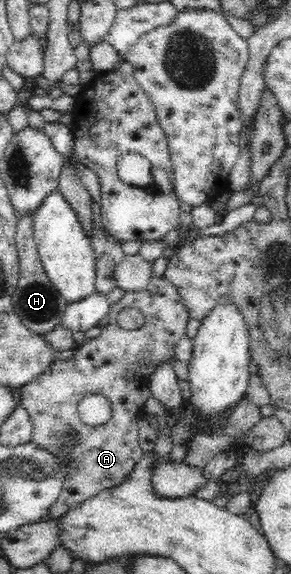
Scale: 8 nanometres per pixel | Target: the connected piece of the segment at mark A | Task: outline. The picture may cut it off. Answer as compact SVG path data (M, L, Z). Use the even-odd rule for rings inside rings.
M165 275L153 277L147 289L139 291L124 291L123 296L111 305L109 311L109 326L102 329L101 335L95 339L86 339L74 350L74 356L67 360L57 360L41 377L23 385L17 390L19 403L31 414L33 431L31 440L37 444L63 456L63 460L71 460L76 471L70 479L63 483L63 489L55 505L49 509L49 515L42 519L61 518L69 513L73 507L81 505L83 501L99 495L105 489L116 487L122 478L135 471L136 463L143 455L139 443L139 423L143 404L151 395L150 377L154 367L161 358L174 357L175 347L179 339L186 337L187 321L190 313L183 303L183 298L177 286L171 283ZM127 307L135 307L143 315L143 325L137 329L127 330L119 325L117 315ZM91 394L103 394L110 401L112 414L103 425L85 425L78 416L77 404L82 397Z

